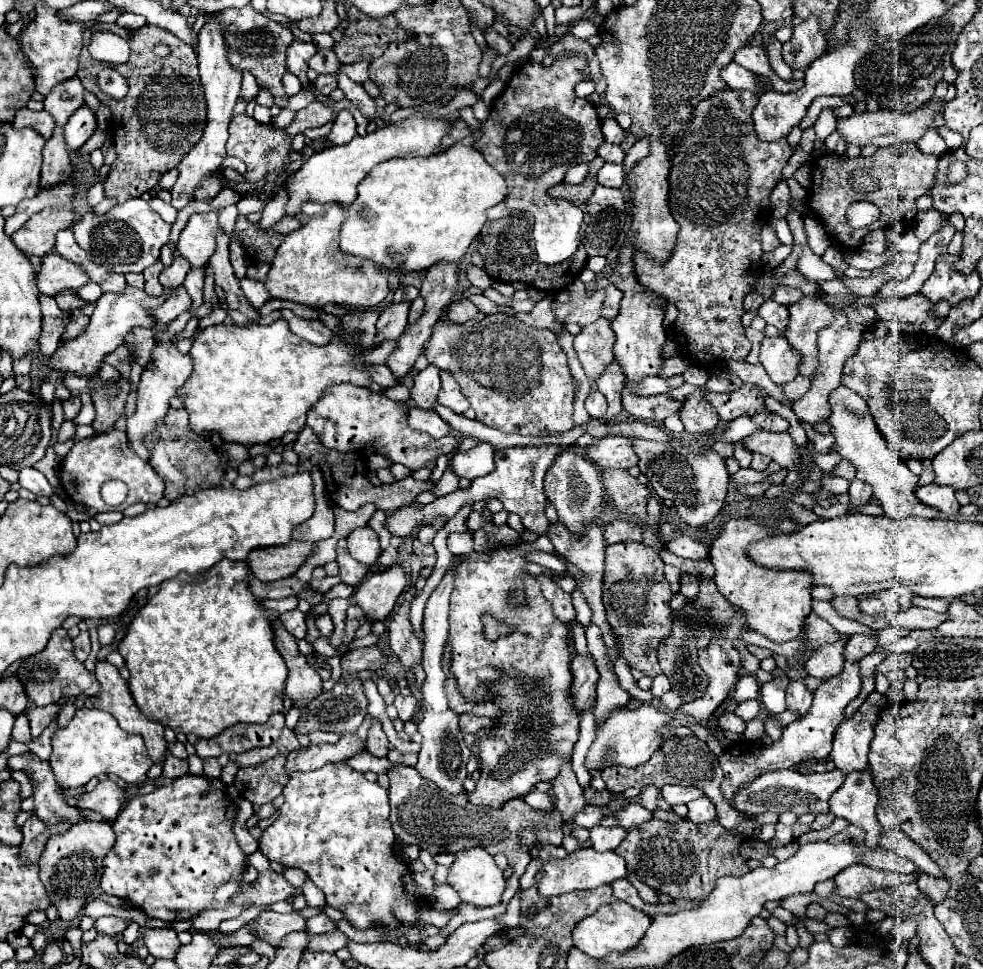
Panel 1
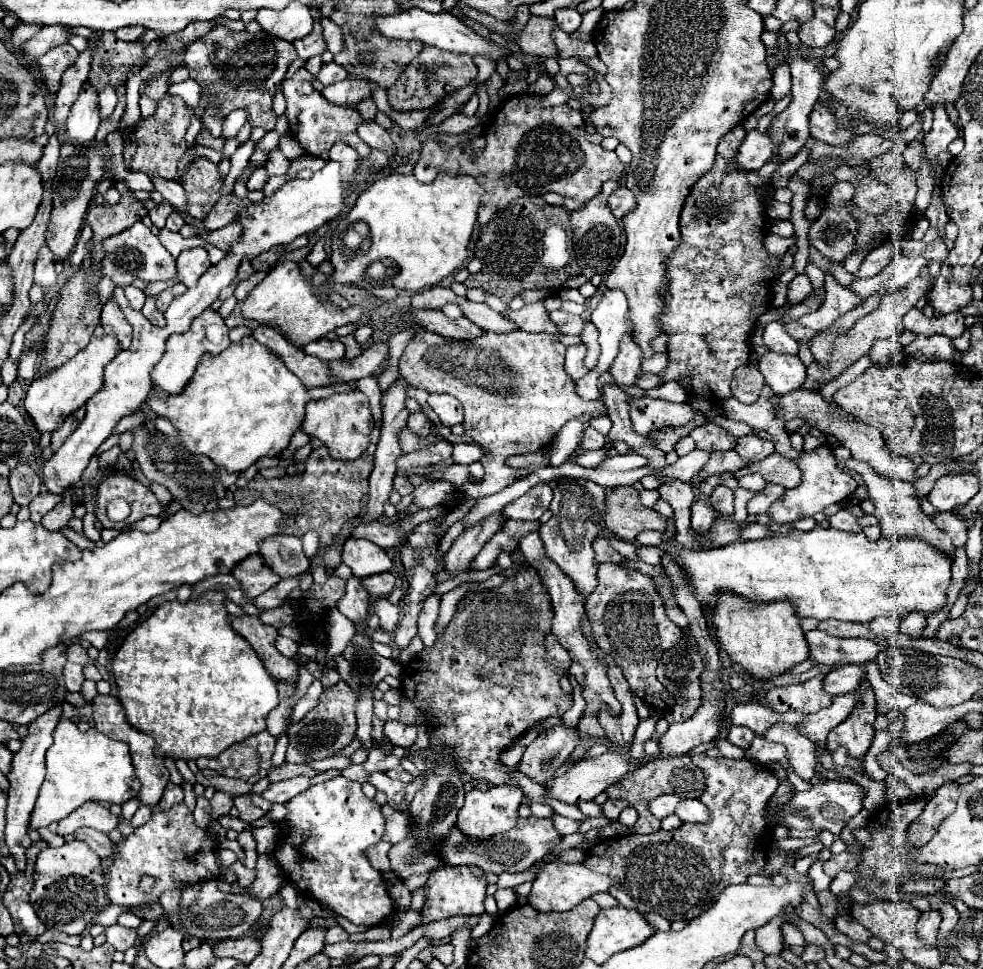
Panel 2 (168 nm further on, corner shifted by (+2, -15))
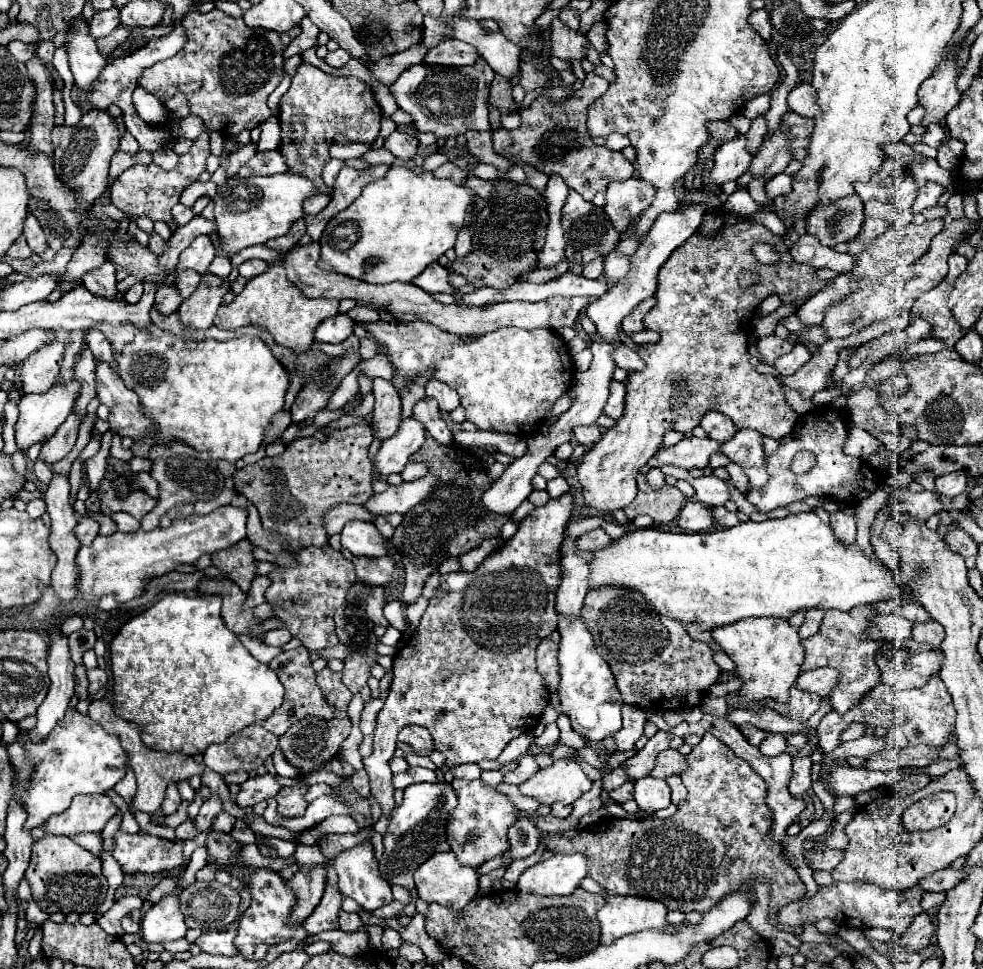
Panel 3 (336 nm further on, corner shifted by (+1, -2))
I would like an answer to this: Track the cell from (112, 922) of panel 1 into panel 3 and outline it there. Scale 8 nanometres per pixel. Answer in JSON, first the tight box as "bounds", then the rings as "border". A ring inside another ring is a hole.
{"bounds":[121,910,141,934],"border":[[[133,910],[133,912],[125,914],[123,920],[121,920],[121,926],[123,926],[123,930],[127,934],[137,934],[139,928],[141,928],[141,912],[139,910]]]}

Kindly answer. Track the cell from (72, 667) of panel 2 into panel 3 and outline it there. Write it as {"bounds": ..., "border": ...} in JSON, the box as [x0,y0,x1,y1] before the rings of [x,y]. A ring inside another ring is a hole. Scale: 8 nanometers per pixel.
{"bounds":[75,666,89,700],"border":[[[75,666],[75,696],[79,700],[87,698],[87,686],[89,686],[89,680],[87,680],[85,666]]]}

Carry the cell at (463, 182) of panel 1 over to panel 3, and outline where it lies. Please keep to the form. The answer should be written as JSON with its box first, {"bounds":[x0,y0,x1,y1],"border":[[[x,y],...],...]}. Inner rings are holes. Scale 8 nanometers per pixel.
{"bounds":[319,166,471,284],"border":[[[391,166],[385,178],[367,184],[349,208],[339,212],[319,240],[319,266],[371,284],[411,282],[453,244],[471,208],[471,190],[425,172],[417,176],[405,166]]]}

